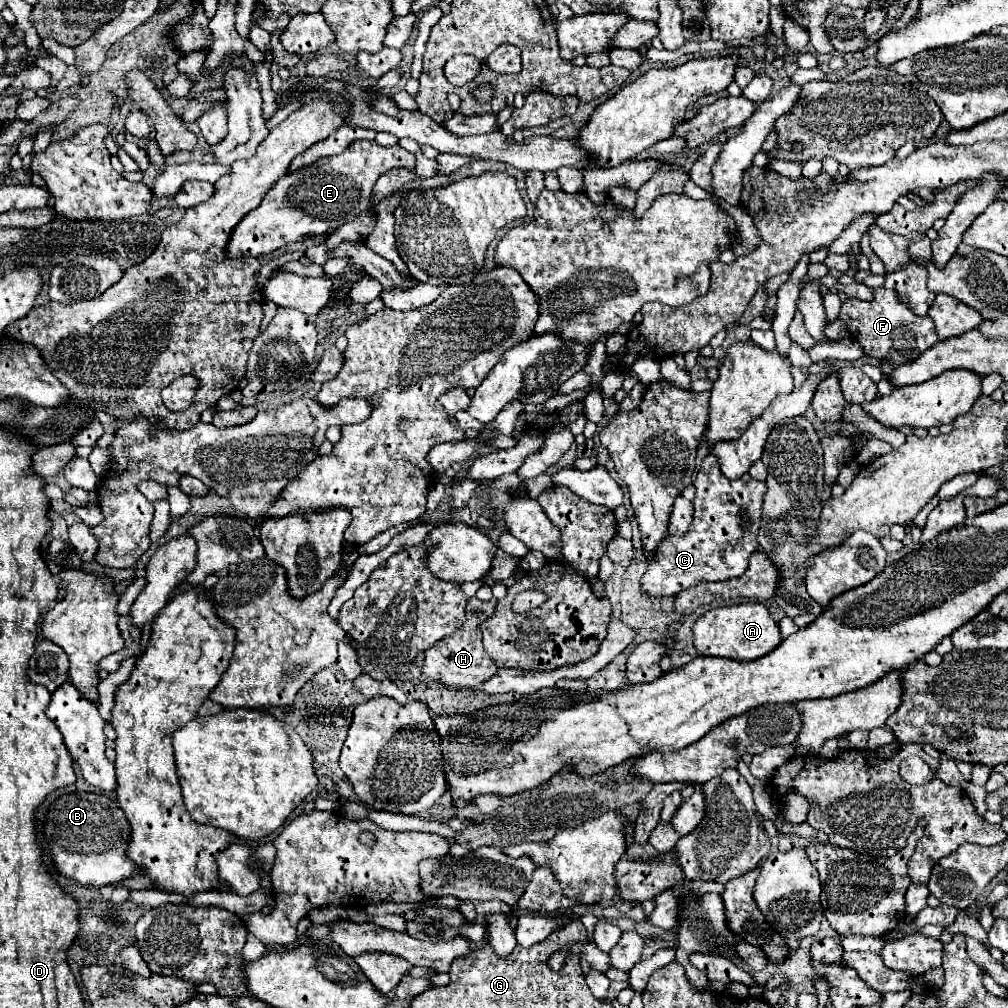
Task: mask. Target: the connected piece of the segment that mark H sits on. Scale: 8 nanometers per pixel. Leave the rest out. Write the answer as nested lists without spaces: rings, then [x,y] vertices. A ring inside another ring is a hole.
[[[478,598],[468,600],[464,626],[458,628],[452,636],[438,640],[432,648],[424,652],[424,664],[422,664],[422,674],[420,674],[420,680],[424,684],[438,684],[442,688],[454,688],[454,690],[470,690],[470,688],[474,690],[496,674],[498,668],[484,652],[482,632],[480,632],[480,624],[492,616],[492,612],[496,610],[496,604],[498,604],[496,598],[488,602],[482,602]]]

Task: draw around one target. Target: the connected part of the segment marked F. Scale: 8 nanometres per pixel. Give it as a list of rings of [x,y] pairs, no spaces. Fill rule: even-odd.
[[[874,288],[874,300],[872,302],[862,302],[856,298],[850,298],[842,304],[840,310],[840,320],[846,322],[850,336],[864,348],[864,354],[870,358],[878,358],[884,360],[884,364],[880,366],[880,372],[884,376],[890,376],[892,370],[900,364],[908,364],[914,358],[918,358],[920,352],[928,350],[930,346],[934,346],[938,342],[938,336],[934,332],[934,324],[928,316],[924,318],[914,318],[914,312],[898,302],[898,296],[894,290],[886,290],[886,288]]]

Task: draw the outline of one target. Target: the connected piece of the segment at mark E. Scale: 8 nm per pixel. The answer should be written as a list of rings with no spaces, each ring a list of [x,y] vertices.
[[[356,140],[342,154],[320,158],[312,166],[280,178],[264,196],[262,204],[246,214],[234,228],[228,242],[228,254],[232,258],[260,256],[304,238],[322,236],[328,230],[354,220],[368,208],[374,182],[384,172],[392,168],[414,168],[414,164],[414,154],[406,152],[398,144],[382,148],[374,140]]]

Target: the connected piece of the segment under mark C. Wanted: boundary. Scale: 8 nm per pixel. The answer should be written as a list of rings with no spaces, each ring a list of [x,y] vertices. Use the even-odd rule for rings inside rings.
[[[708,454],[702,462],[702,468],[694,480],[696,498],[694,498],[694,522],[686,536],[668,536],[662,540],[656,558],[648,564],[642,576],[642,594],[648,598],[676,596],[682,590],[688,590],[700,582],[720,582],[738,578],[746,572],[752,552],[758,548],[756,536],[760,528],[762,498],[766,492],[766,482],[754,480],[750,474],[742,478],[728,480],[720,472],[720,464],[714,454]],[[746,510],[750,518],[750,530],[740,528],[740,512]]]

